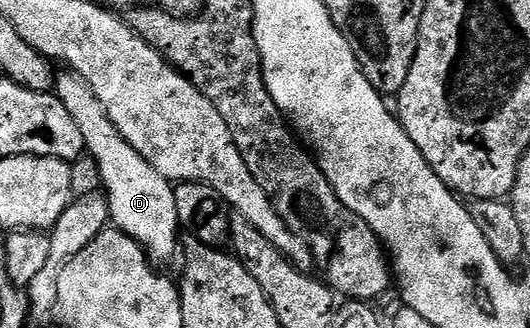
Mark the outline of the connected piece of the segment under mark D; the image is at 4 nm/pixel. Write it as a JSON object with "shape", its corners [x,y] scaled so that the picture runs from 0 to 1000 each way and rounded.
{"shape":[[[140,223],[109,232],[108,287],[113,305],[145,369],[162,457],[177,476],[191,515],[192,573],[198,579],[202,622],[209,637],[208,677],[226,704],[249,716],[275,762],[279,780],[323,777],[340,762],[338,704],[342,683],[334,649],[330,573],[325,549],[304,540],[236,418],[206,369],[191,308],[175,284],[175,271],[155,235]]]}

